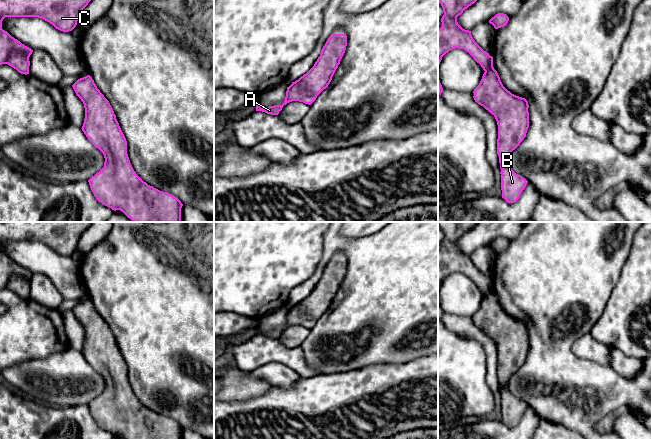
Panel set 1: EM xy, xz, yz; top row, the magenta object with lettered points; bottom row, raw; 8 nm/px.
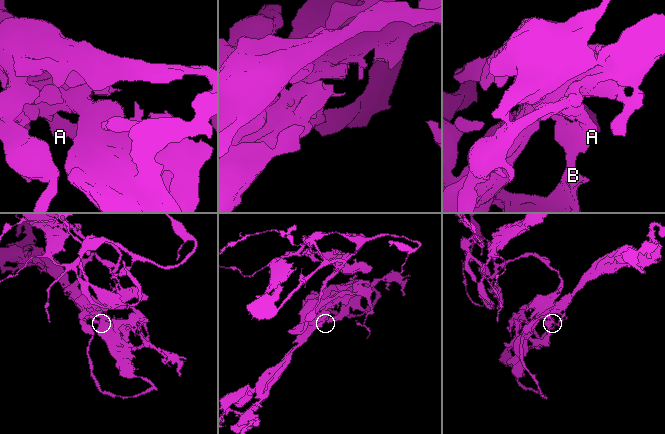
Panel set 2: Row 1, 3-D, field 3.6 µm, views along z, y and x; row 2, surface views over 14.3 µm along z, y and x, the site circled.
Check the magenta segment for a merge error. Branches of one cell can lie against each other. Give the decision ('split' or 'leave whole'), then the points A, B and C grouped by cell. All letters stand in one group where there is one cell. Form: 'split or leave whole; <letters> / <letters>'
leave whole; A B C

